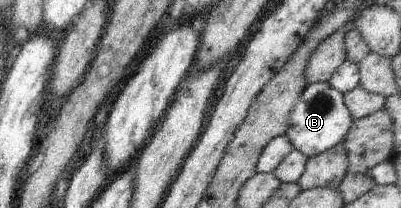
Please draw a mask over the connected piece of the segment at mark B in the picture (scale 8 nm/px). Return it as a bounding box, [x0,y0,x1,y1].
[285,83,353,157]

